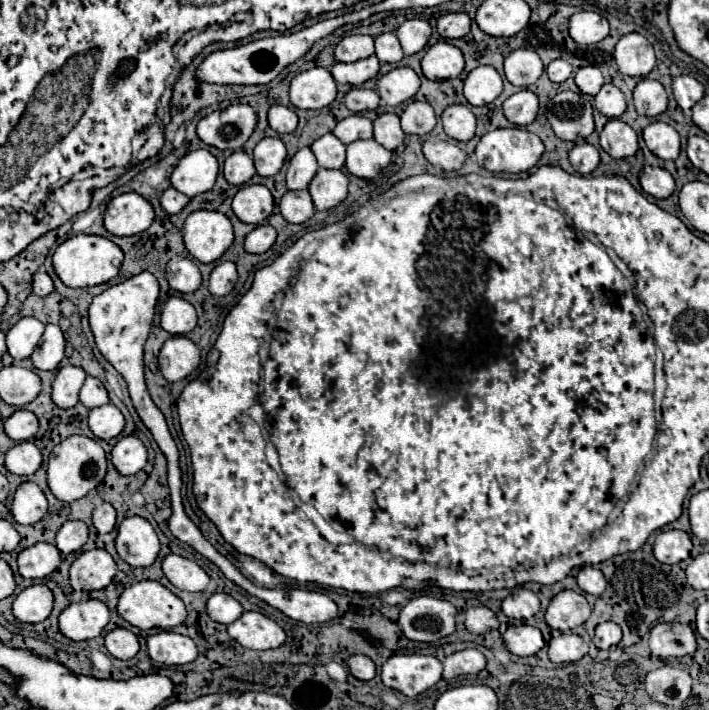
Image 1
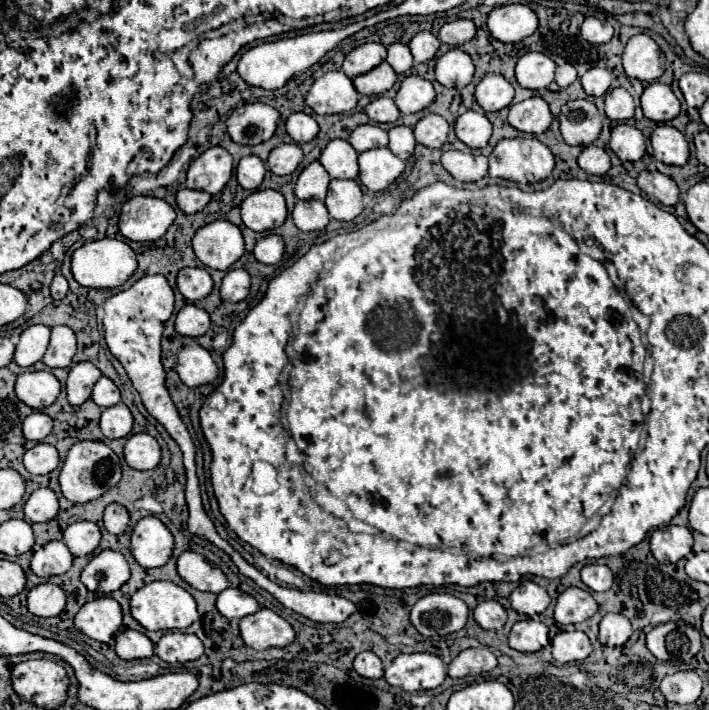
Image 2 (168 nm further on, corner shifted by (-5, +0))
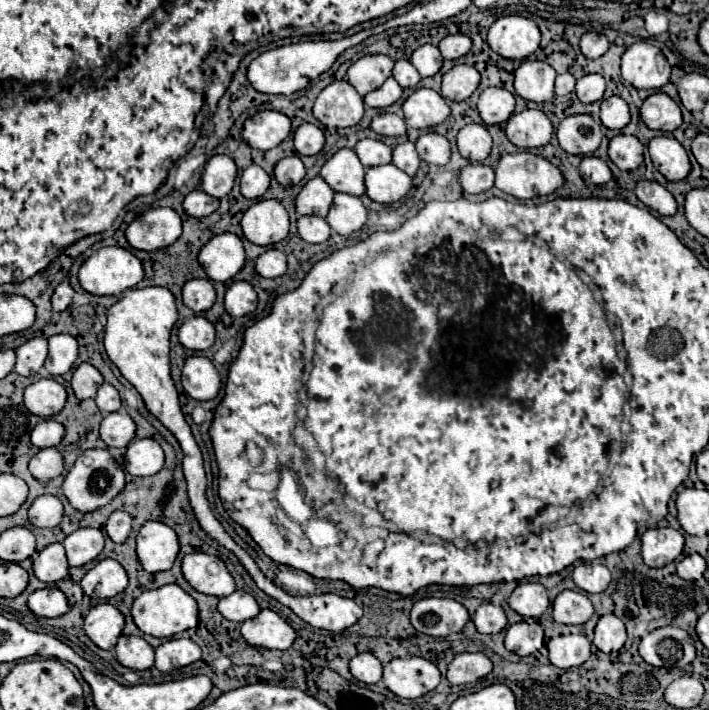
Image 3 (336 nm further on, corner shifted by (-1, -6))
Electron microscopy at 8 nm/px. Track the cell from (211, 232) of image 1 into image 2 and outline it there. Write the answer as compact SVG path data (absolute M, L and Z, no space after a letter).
M214 220L196 230L192 248L202 264L216 270L228 270L244 254L244 238L236 224Z

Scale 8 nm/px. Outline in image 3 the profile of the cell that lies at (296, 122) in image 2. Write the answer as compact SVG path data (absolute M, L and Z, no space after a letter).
M302 124L294 132L294 146L300 156L314 156L324 148L324 132L314 124Z

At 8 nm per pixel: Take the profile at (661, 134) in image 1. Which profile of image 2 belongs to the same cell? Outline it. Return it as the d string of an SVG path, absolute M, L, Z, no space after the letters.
M668 124L658 126L652 132L650 142L652 142L652 148L654 148L656 160L660 160L664 164L684 166L688 156L690 156L688 142L686 142L684 134L680 130L676 130L674 126L668 126Z

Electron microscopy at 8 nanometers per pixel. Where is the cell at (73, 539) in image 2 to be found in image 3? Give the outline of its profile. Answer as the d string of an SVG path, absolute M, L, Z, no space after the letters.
M80 528L66 536L64 540L66 556L70 566L84 566L102 552L104 548L104 534L96 528Z

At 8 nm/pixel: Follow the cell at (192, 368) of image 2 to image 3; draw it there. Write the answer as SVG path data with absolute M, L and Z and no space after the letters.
M192 356L182 368L182 386L188 396L198 402L206 402L218 396L222 388L220 374L216 366L204 356Z

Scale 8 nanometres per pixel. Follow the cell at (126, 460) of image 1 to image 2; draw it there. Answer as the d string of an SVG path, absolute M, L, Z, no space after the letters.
M146 432L132 434L124 444L124 460L134 470L152 470L160 462L160 446Z

